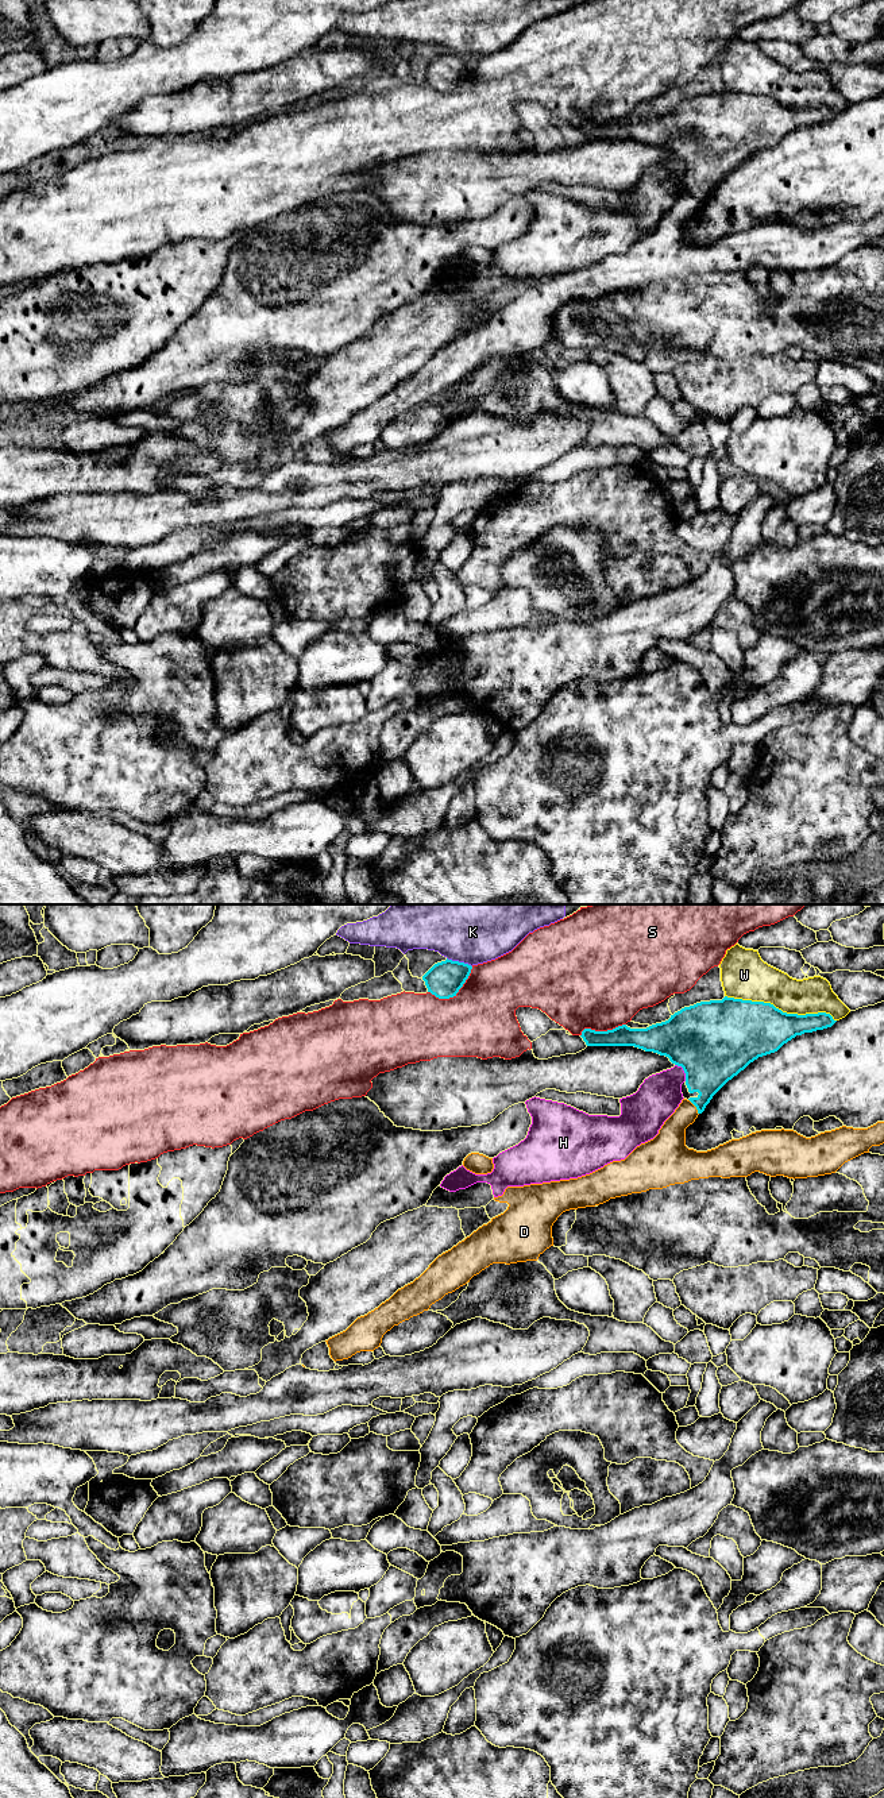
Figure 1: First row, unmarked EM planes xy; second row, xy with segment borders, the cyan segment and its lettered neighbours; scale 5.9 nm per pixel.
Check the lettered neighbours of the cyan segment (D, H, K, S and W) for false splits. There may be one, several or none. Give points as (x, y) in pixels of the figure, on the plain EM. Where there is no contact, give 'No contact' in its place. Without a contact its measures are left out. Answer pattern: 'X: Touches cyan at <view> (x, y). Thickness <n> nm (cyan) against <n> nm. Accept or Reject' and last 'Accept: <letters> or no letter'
D: Touches cyan at xy (695, 199). Thickness 280 nm (cyan) against 180 nm. Accept
H: Touches cyan at xy (683, 162). Thickness 480 nm (cyan) against 260 nm. Reject
K: Touches cyan at xy (458, 54). Thickness 220 nm (cyan) against 340 nm. Reject
S: Touches cyan at xy (455, 87). Thickness 220 nm (cyan) against 420 nm. Reject
W: Touches cyan at xy (780, 103). Thickness 360 nm (cyan) against 260 nm. Reject
Accept: D

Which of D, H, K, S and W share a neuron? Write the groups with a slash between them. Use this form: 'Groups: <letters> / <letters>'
Groups: D / H / K / S / W

